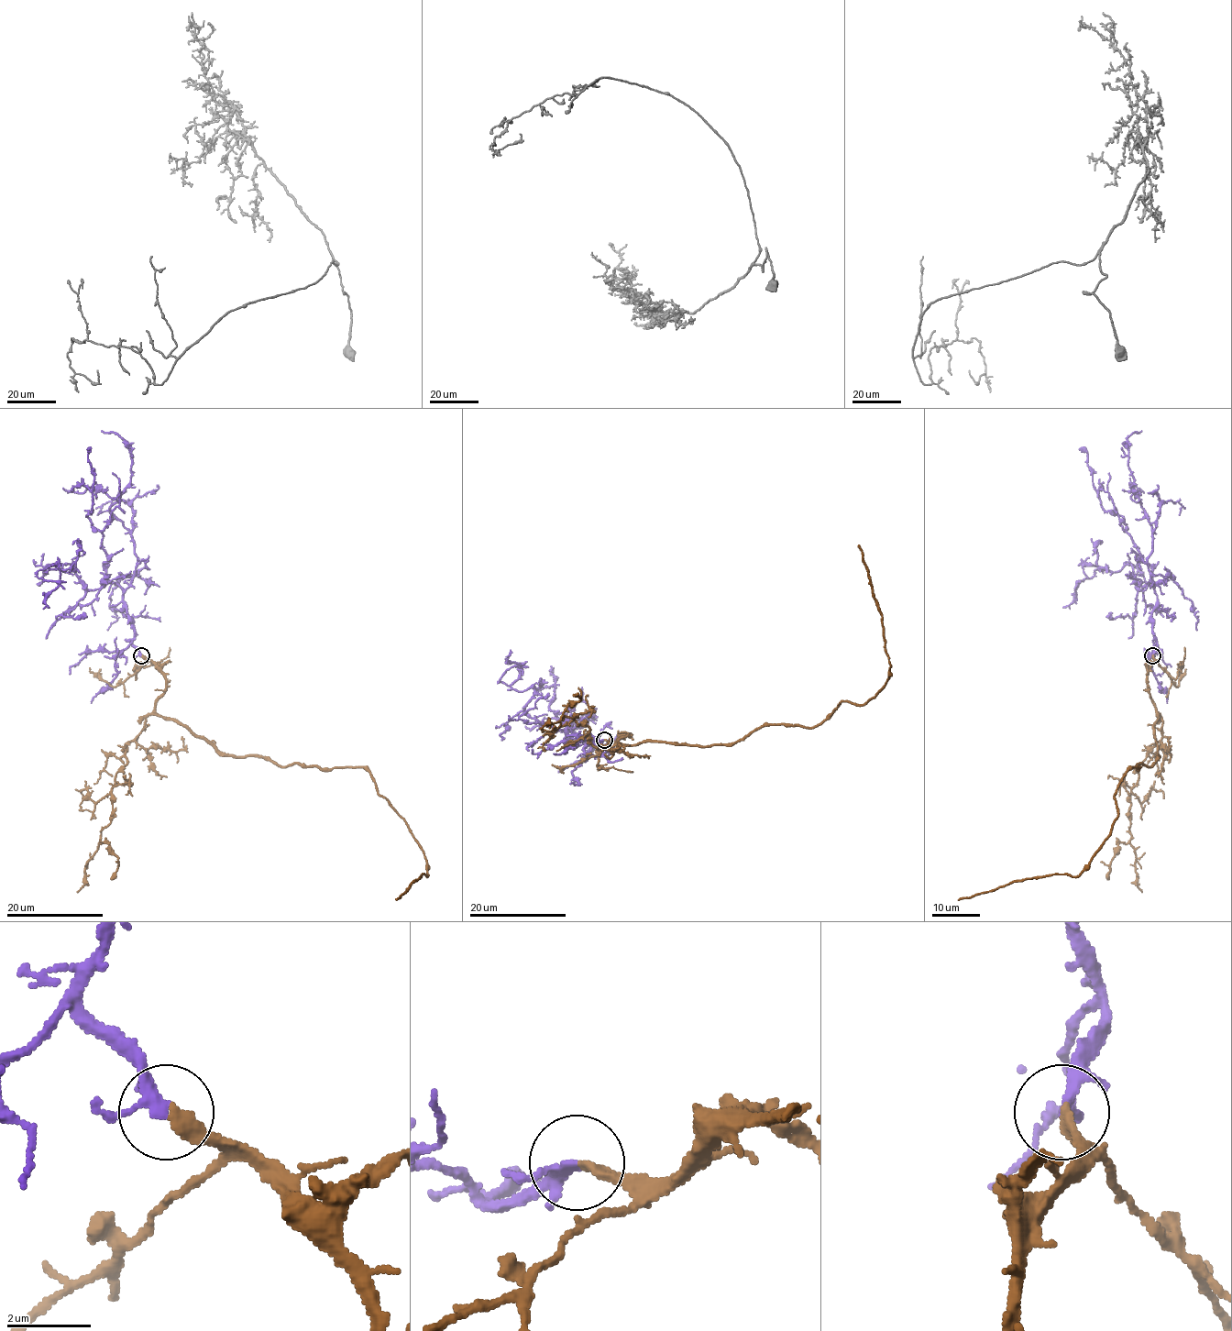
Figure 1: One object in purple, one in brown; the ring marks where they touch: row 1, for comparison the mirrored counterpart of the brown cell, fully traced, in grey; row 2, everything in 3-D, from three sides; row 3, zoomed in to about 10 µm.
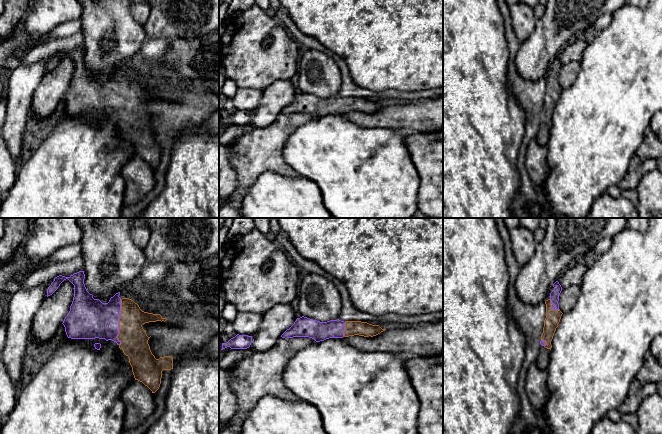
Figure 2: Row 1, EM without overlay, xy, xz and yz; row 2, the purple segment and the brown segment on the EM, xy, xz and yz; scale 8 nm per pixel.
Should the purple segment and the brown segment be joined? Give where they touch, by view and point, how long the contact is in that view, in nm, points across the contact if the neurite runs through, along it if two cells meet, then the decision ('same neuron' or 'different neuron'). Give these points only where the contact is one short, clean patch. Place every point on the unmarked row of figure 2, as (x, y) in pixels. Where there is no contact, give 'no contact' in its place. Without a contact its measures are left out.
meets purple in xy at (118, 98); contact 380 nm long; runs through xy (88, 94), (118, 98), (134, 117); same neuron

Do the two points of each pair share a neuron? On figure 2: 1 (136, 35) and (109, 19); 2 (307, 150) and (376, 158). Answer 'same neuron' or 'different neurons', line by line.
1: same neuron
2: same neuron

